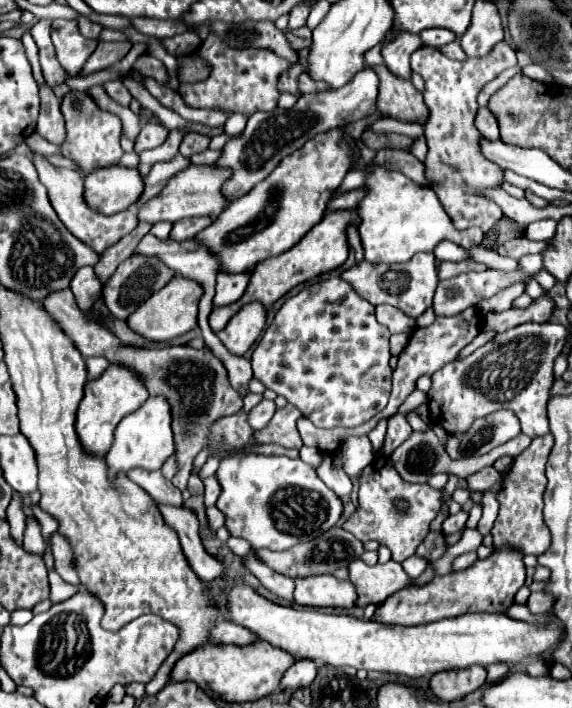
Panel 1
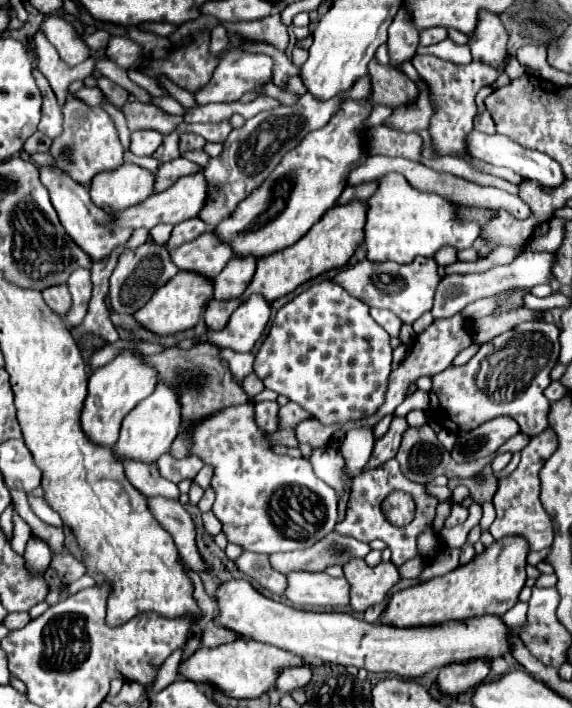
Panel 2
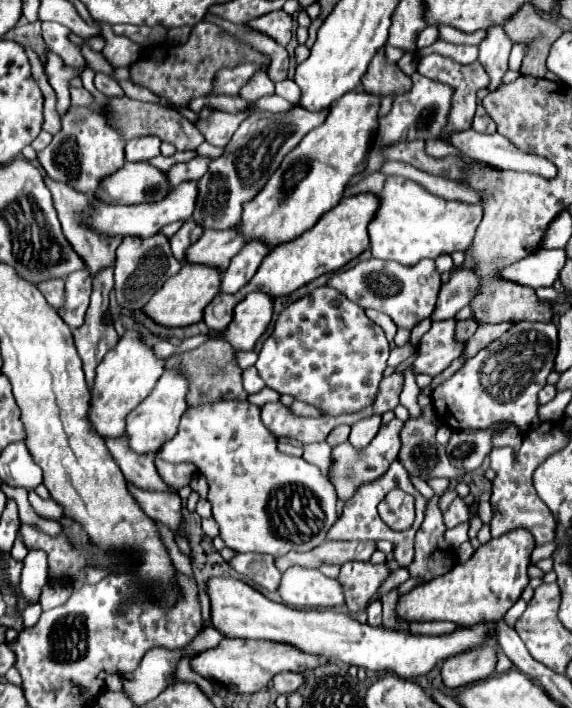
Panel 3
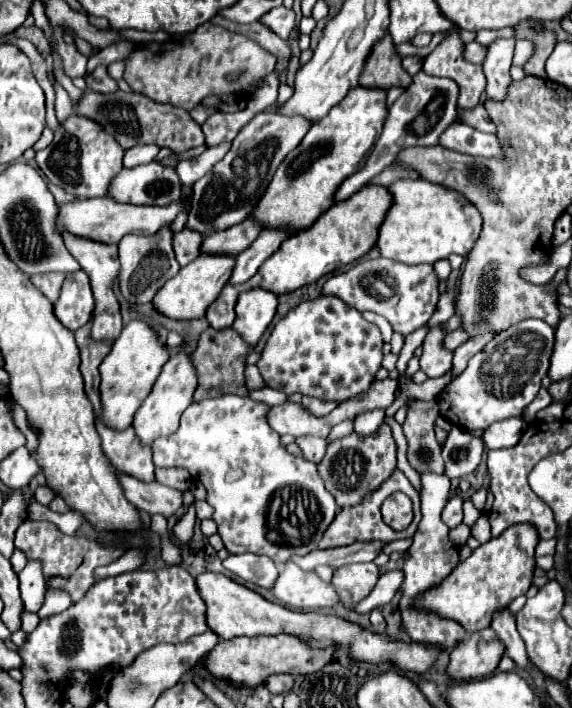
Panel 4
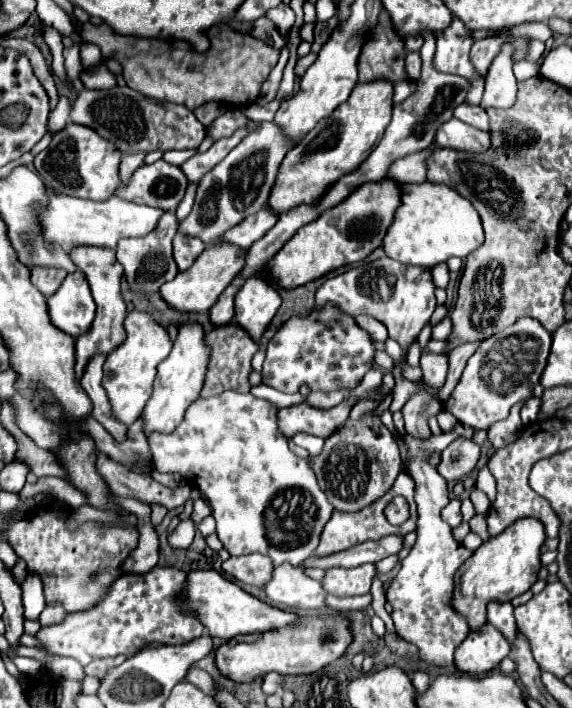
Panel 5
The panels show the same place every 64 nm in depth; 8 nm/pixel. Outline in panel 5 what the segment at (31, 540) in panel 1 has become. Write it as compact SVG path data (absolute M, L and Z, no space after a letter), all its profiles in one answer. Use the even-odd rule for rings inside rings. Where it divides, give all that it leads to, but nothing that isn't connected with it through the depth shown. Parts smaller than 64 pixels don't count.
M26 572L26 578L20 586L22 586L22 600L24 600L24 616L38 618L38 614L46 606L40 576L36 576L36 572Z

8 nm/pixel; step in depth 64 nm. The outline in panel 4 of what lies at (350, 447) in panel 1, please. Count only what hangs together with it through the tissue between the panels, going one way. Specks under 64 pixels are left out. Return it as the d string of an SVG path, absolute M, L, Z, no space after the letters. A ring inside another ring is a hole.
M374 409L372 412L366 412L354 420L354 432L356 432L360 438L372 436L372 434L378 430L378 426L384 422L384 418L384 409Z

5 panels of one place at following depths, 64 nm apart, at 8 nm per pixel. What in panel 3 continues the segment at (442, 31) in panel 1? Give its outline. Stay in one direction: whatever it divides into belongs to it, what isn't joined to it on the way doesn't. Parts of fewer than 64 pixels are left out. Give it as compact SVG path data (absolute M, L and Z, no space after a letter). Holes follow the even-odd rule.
M428 26L428 28L424 28L424 30L420 32L420 36L418 36L418 48L430 46L430 44L434 44L436 40L438 40L438 28Z

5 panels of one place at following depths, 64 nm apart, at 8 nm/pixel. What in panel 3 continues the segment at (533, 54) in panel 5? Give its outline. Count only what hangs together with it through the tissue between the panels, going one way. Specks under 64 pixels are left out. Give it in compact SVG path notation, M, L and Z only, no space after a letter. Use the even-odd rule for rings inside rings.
M514 44L512 52L510 52L510 70L520 72L522 58L524 58L524 44Z

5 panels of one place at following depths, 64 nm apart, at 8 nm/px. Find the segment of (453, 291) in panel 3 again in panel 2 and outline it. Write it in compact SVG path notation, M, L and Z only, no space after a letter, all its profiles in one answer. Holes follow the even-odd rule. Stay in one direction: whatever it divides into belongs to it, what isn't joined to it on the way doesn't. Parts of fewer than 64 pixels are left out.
M524 252L514 262L506 264L506 266L494 266L488 272L482 272L482 274L450 274L450 276L444 276L442 282L438 284L438 290L436 290L436 296L434 296L432 316L434 318L450 318L450 316L462 312L468 304L472 304L480 298L496 296L496 294L506 292L510 288L530 290L536 284L548 284L550 278L552 278L552 272L550 272L552 260L554 260L554 256L548 254L548 252Z

